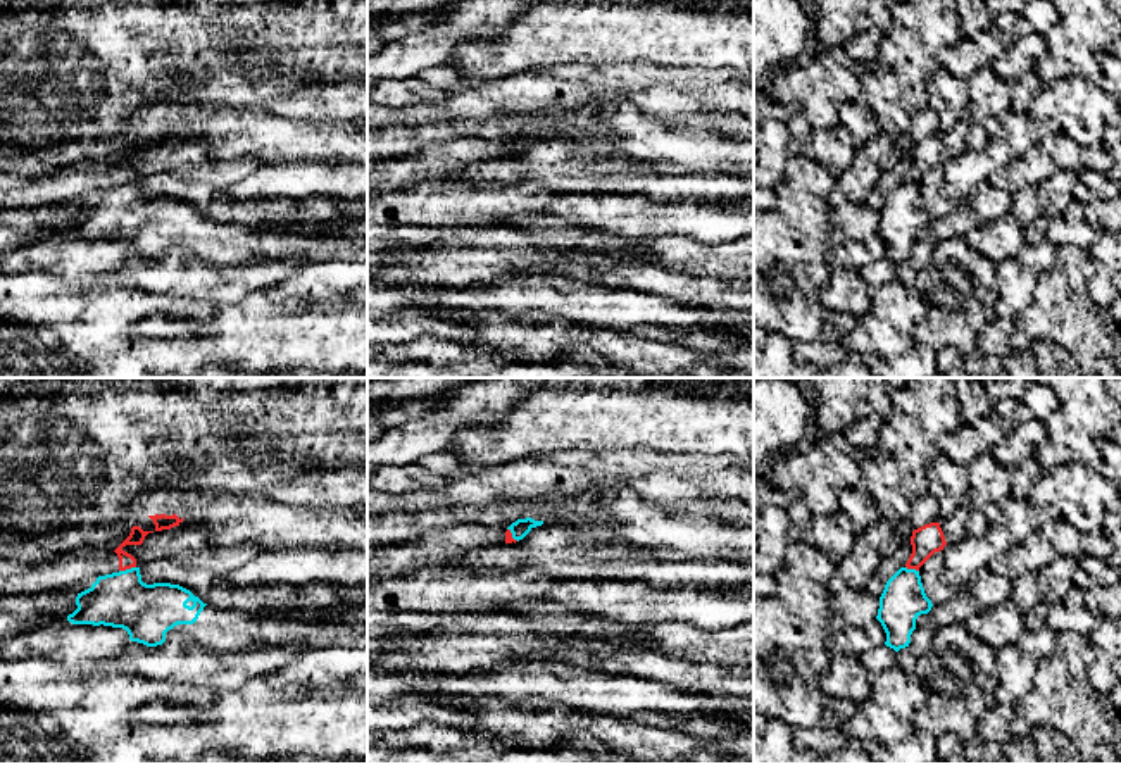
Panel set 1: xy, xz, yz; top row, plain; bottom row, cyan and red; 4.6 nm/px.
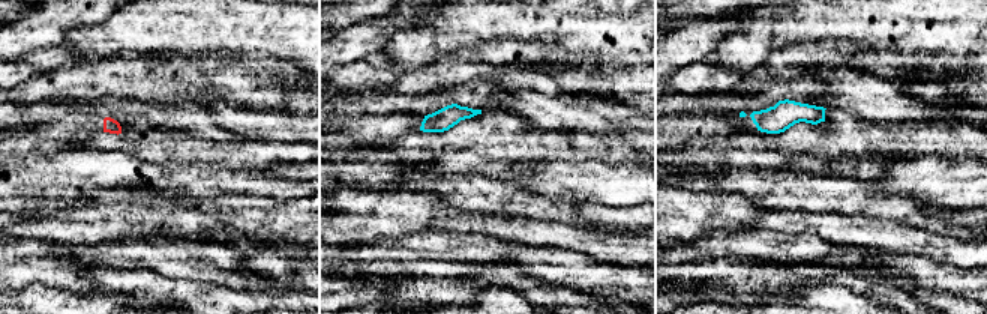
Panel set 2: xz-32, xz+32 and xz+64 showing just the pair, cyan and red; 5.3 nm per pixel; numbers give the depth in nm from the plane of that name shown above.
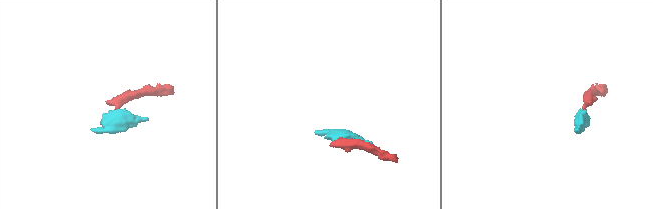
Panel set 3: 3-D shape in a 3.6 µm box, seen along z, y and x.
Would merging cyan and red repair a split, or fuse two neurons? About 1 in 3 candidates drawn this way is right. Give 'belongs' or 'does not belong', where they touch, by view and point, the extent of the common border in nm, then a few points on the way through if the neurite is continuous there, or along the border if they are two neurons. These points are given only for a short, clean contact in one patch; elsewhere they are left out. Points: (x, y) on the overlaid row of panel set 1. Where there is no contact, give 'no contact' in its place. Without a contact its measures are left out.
does not belong | xy (126, 569) | 80 nm | along xy (135, 566), (119, 571)

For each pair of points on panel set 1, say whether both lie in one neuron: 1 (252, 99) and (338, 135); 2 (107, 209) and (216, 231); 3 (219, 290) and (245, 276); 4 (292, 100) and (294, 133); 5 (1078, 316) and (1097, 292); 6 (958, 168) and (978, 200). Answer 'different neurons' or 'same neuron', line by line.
1: different neurons
2: same neuron
3: same neuron
4: different neurons
5: different neurons
6: different neurons

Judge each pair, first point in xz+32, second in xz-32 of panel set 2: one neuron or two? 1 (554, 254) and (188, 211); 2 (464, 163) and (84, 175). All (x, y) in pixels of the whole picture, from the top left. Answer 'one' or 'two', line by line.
1: two
2: one

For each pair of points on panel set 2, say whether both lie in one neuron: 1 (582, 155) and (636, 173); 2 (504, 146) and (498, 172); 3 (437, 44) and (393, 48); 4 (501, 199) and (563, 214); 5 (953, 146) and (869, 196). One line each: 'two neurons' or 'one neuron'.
1: two neurons
2: two neurons
3: one neuron
4: one neuron
5: two neurons

